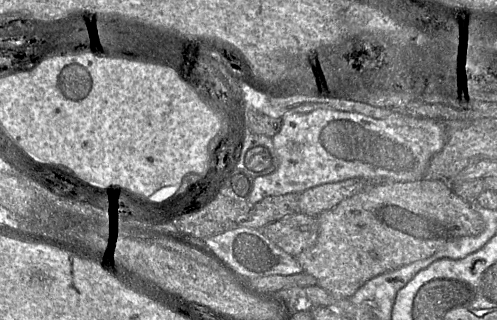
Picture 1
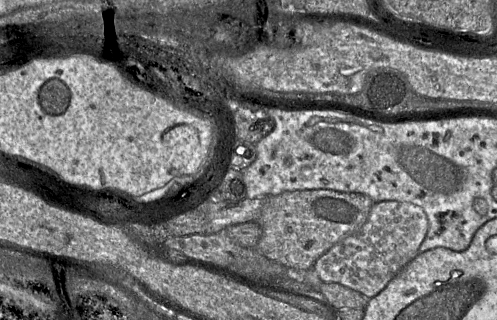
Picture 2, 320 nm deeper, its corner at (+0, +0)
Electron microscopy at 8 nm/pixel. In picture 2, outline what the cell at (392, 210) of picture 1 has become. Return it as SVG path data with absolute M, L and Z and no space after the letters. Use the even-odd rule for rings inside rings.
M328 189L297 190L291 192L283 192L279 195L270 196L270 198L268 198L268 200L266 201L266 204L264 205L258 220L252 221L252 222L257 222L262 229L262 235L255 249L266 258L282 264L283 266L287 267L289 270L293 270L294 274L302 274L307 270L311 269L314 263L316 262L316 260L320 258L324 253L326 253L329 249L331 249L335 244L337 244L344 238L359 231L361 227L366 223L373 205L374 205L373 200L366 195L359 194L359 193L338 192L334 190L328 190Z

